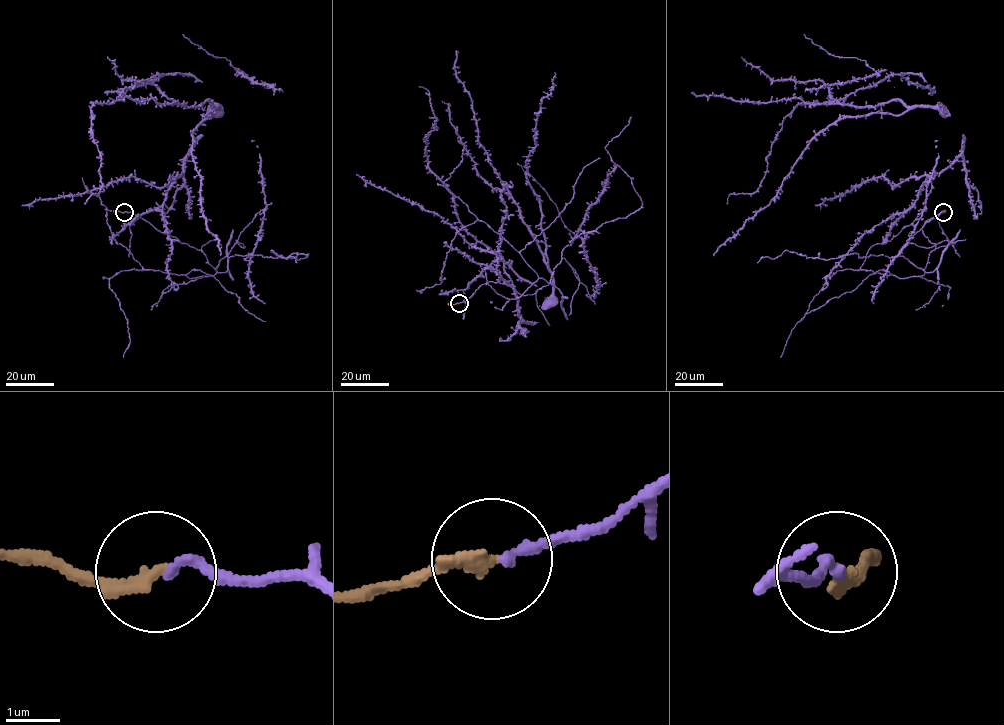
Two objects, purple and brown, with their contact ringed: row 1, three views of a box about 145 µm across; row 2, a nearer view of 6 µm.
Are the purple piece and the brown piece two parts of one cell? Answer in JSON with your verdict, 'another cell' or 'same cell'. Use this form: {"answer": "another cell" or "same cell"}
{"answer": "same cell"}

